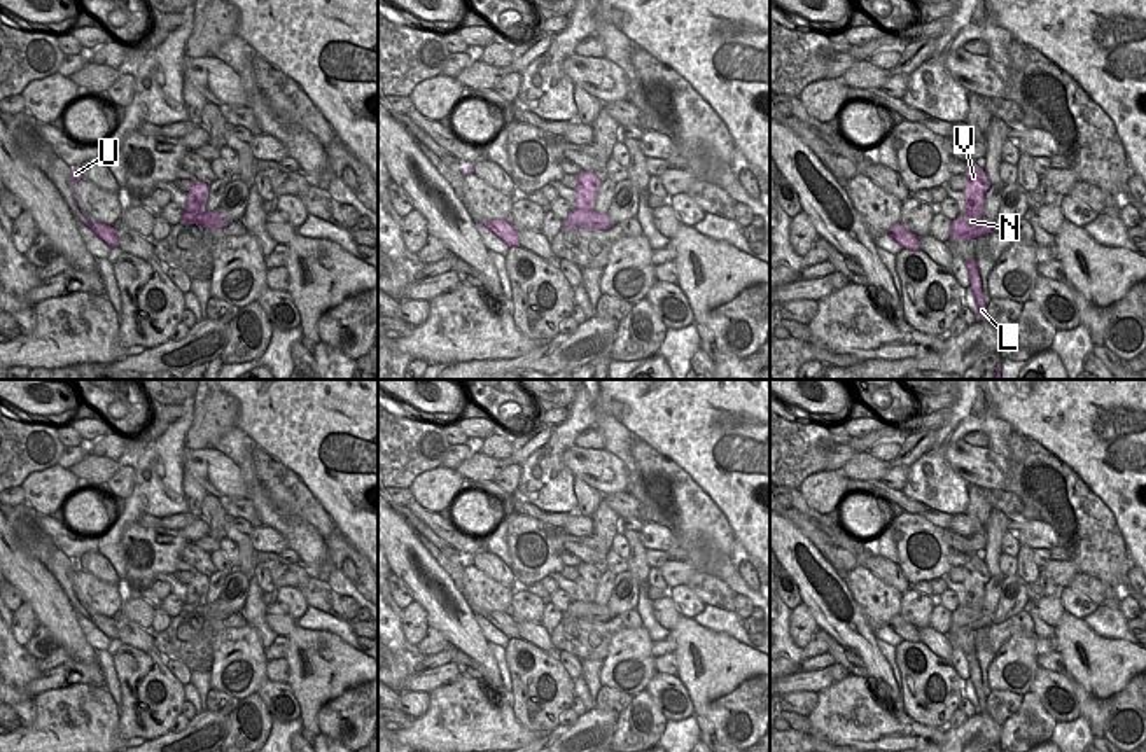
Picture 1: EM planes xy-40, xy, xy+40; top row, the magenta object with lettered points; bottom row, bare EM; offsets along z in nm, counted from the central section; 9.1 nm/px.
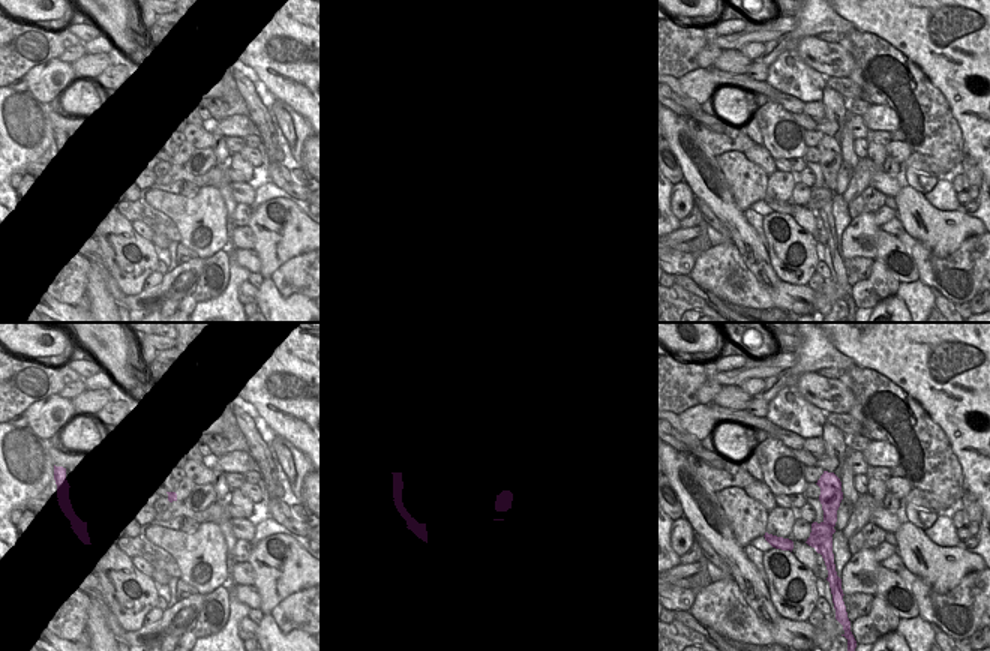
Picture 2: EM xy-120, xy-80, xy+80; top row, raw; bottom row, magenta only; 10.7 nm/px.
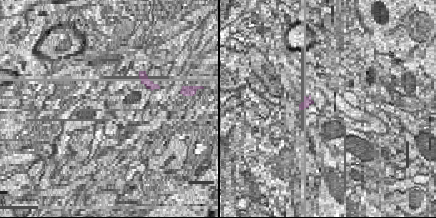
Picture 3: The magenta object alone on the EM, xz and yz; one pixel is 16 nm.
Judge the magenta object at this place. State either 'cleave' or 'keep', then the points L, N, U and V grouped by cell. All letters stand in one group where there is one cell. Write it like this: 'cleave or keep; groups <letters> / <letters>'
cleave; groups L N V / U

